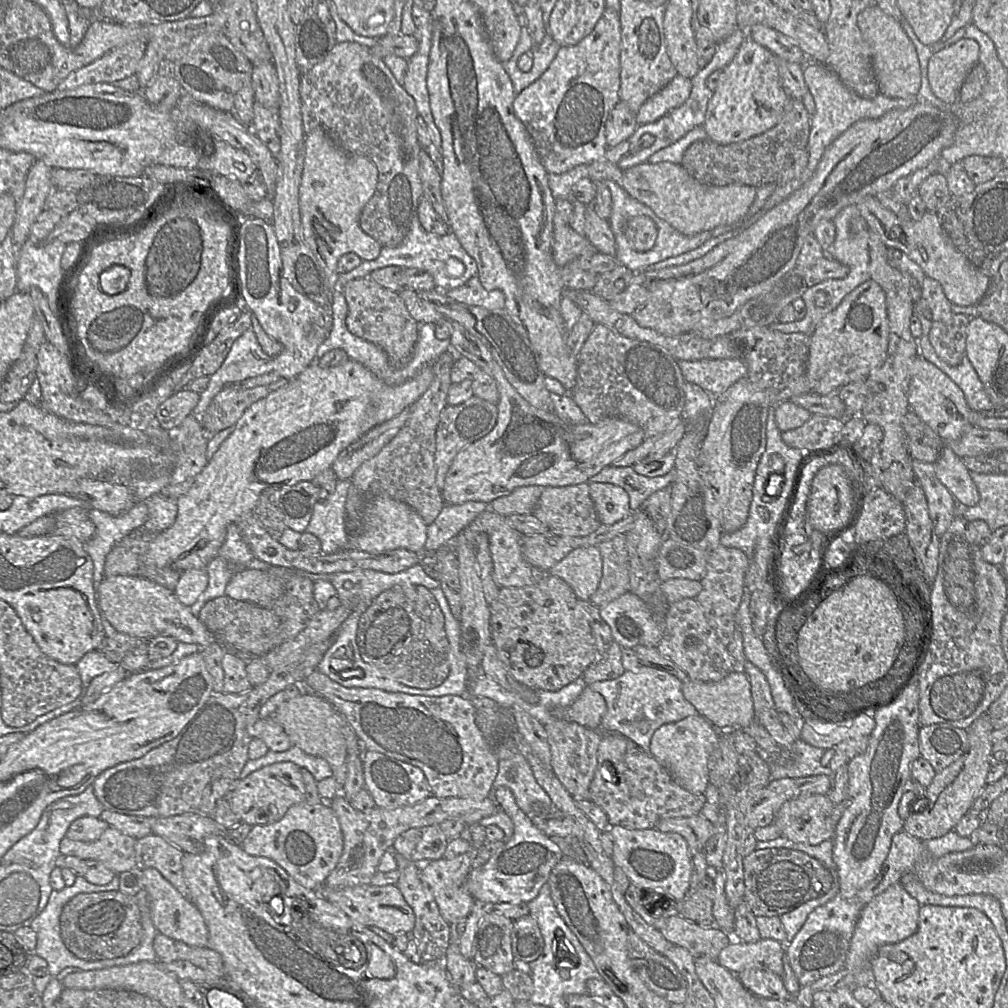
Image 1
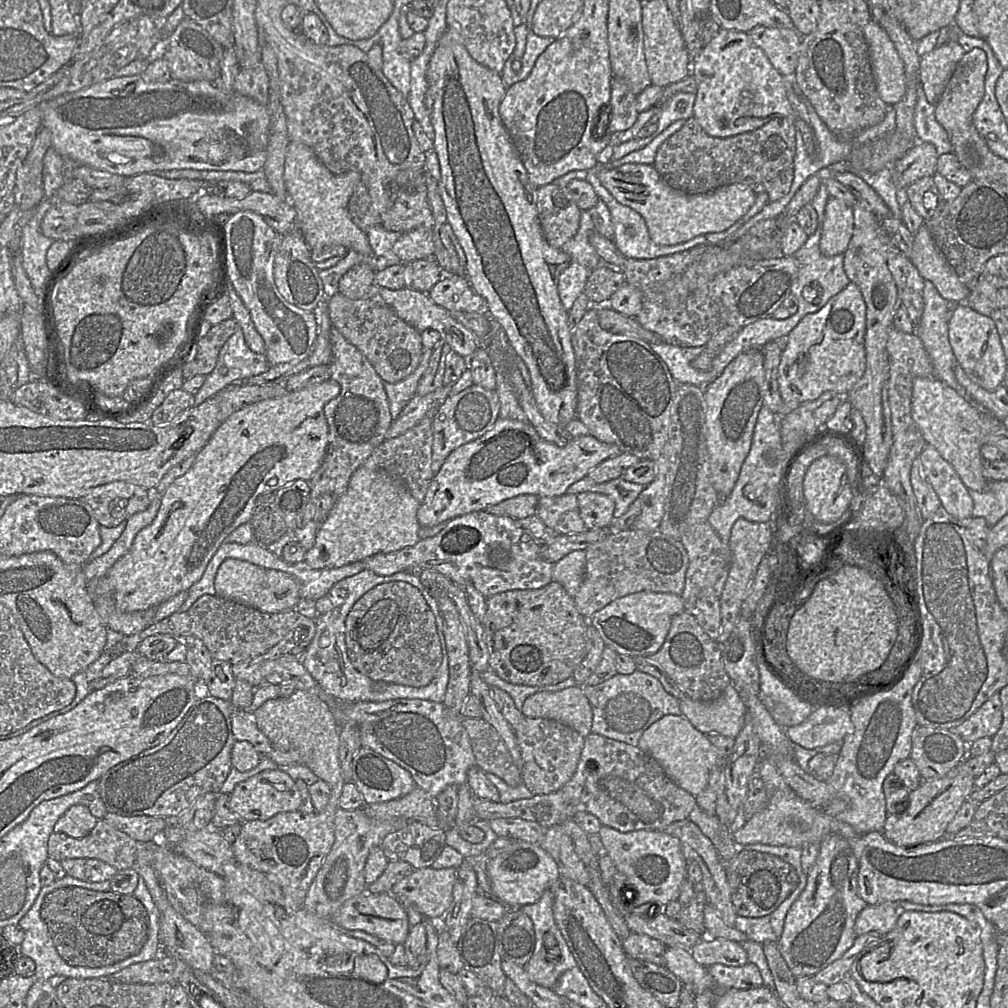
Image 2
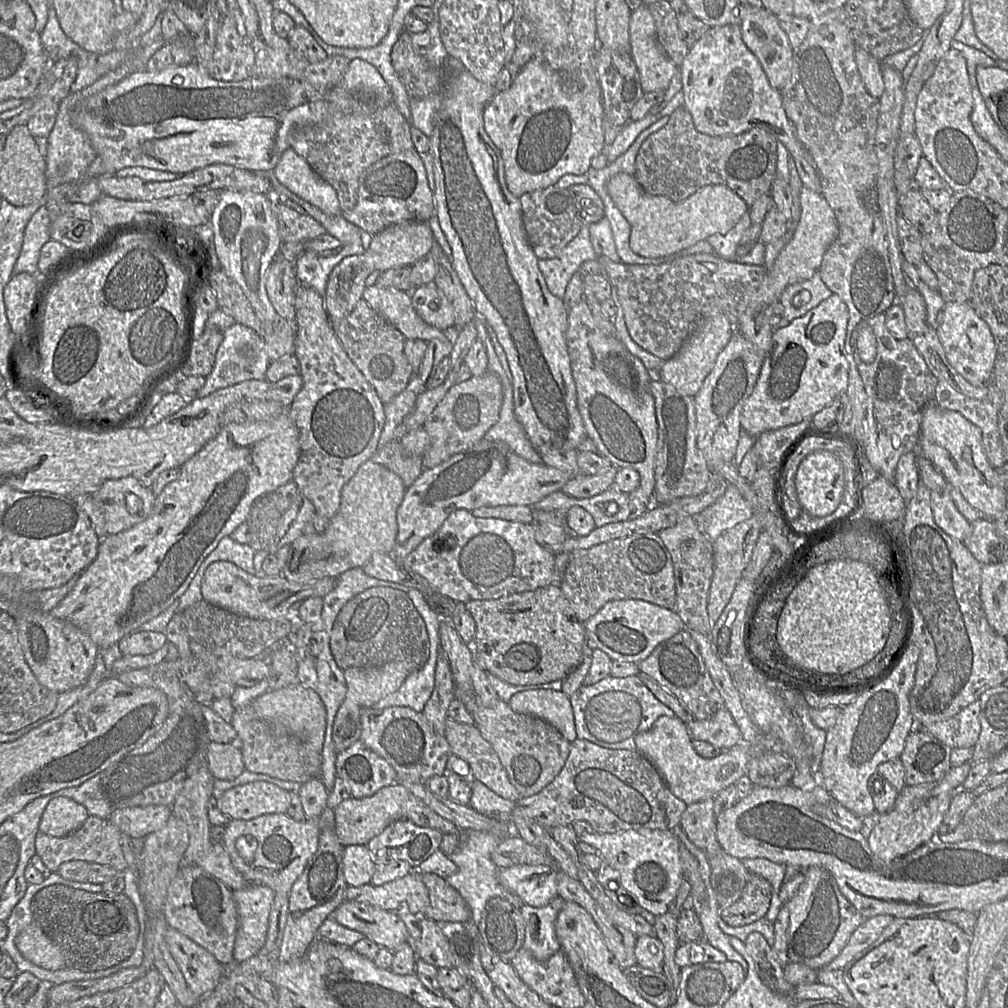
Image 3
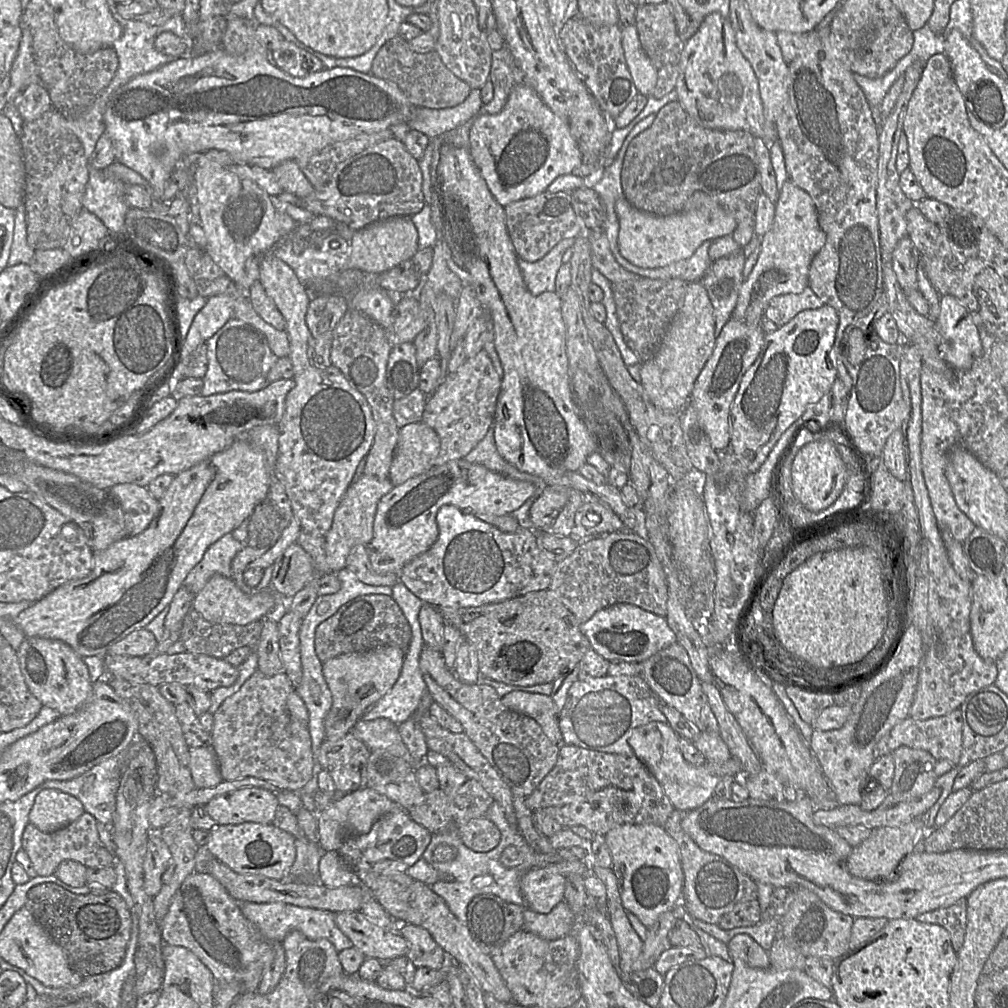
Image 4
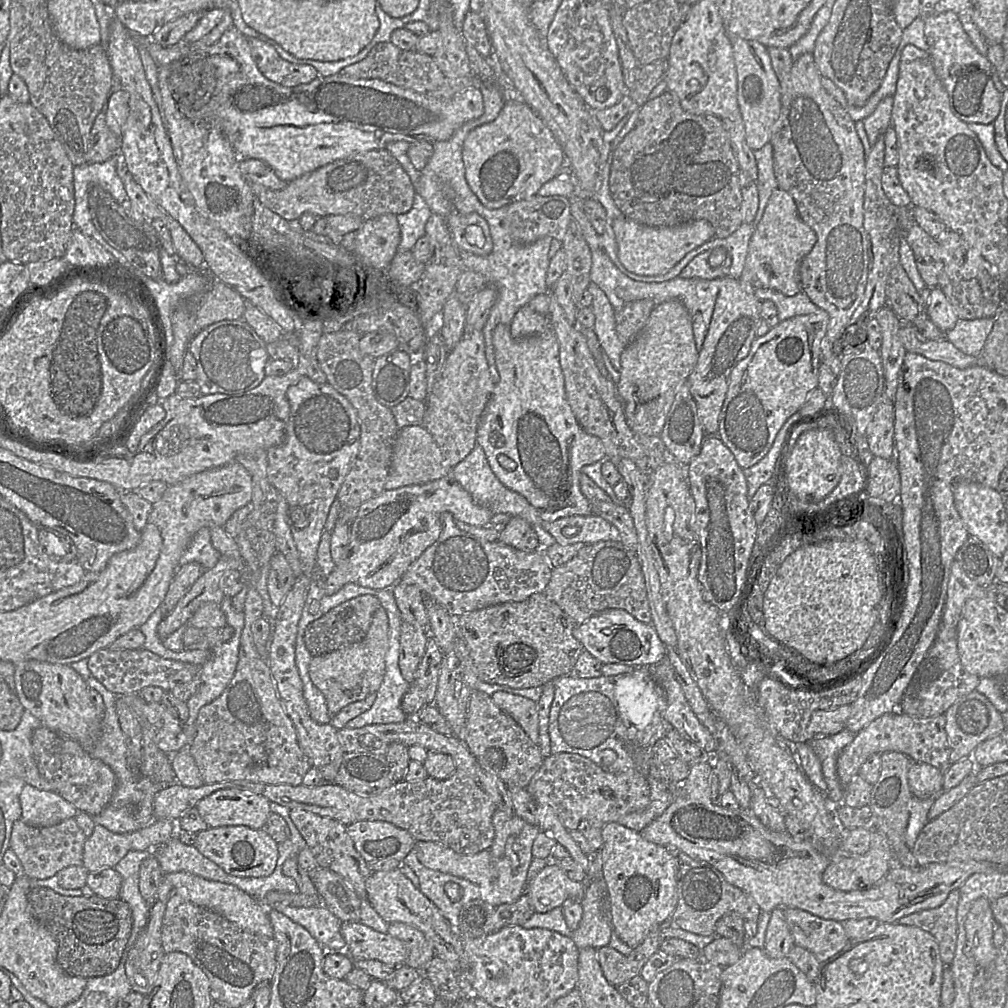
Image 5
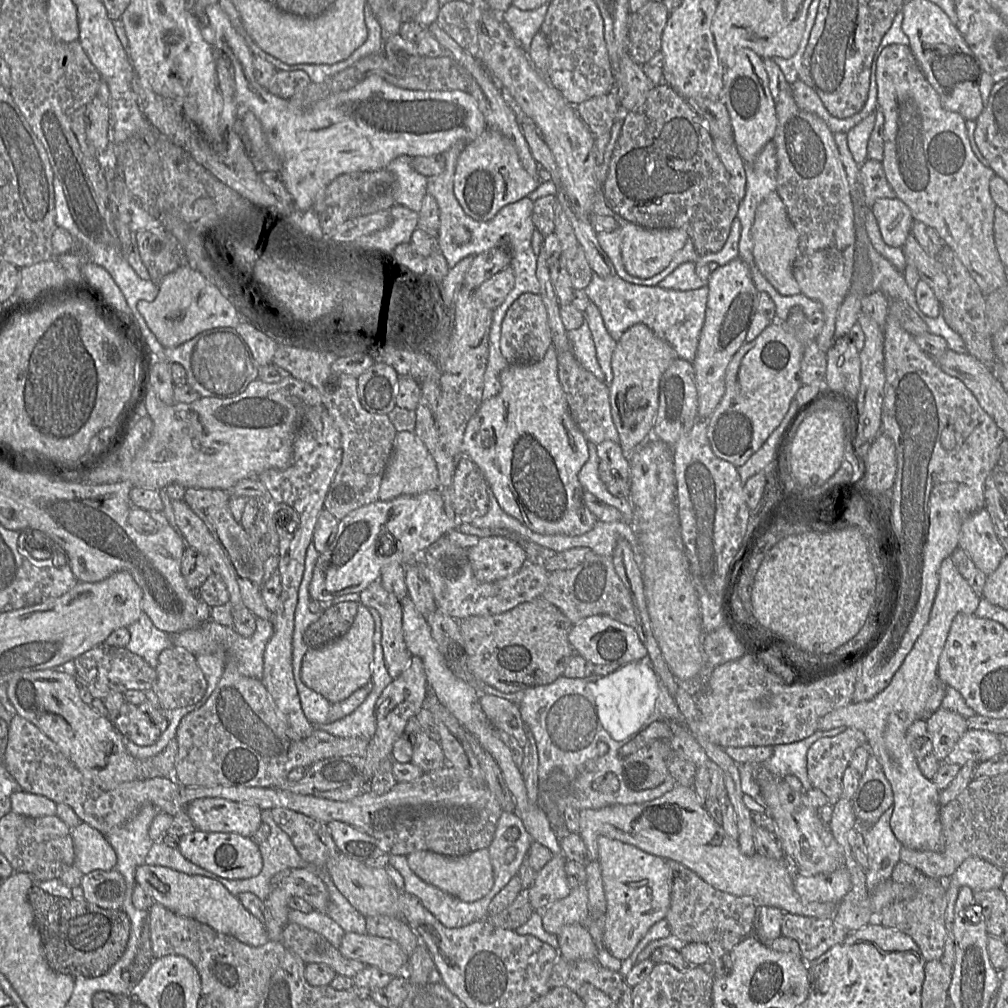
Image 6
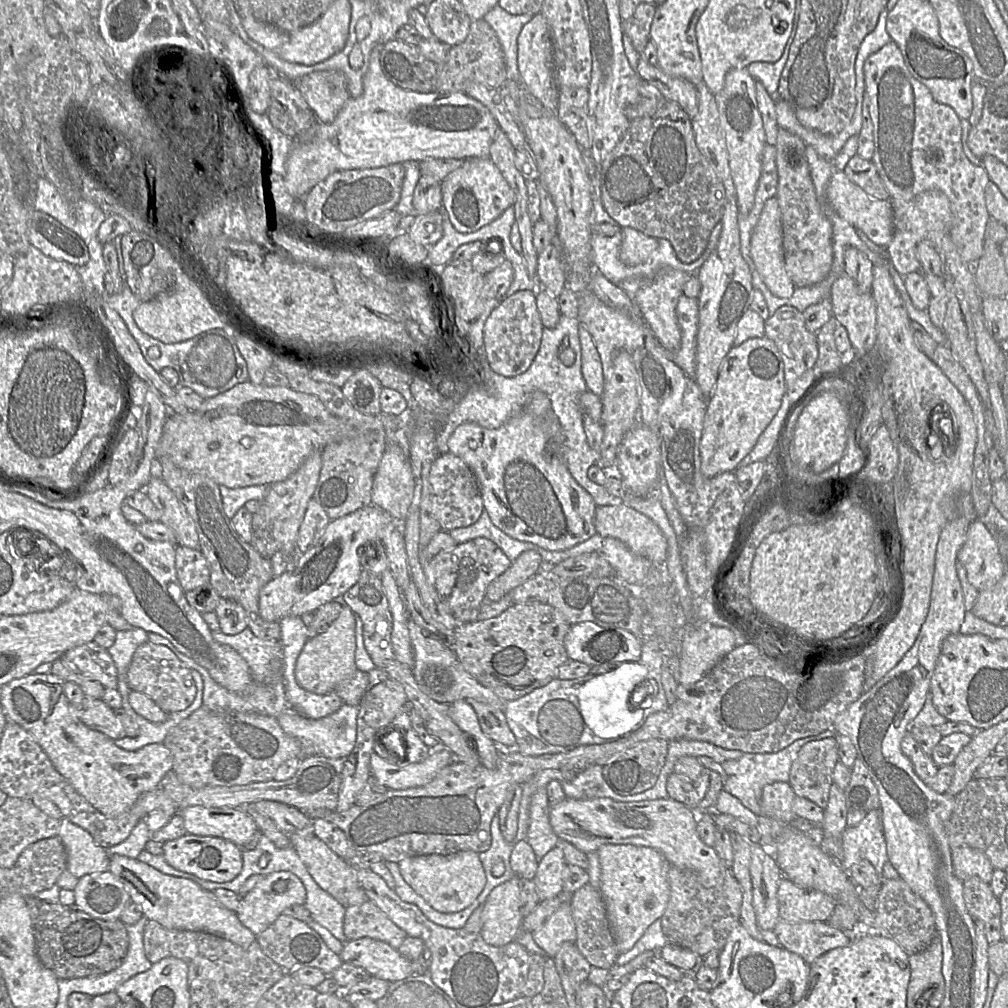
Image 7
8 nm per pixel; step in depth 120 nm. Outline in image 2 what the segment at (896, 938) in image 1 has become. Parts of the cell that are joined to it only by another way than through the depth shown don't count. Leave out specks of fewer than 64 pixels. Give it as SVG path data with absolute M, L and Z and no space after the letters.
M897 902L868 905L856 919L854 925L855 935L860 936L871 931L877 931L884 935L895 927L901 913L902 911Z

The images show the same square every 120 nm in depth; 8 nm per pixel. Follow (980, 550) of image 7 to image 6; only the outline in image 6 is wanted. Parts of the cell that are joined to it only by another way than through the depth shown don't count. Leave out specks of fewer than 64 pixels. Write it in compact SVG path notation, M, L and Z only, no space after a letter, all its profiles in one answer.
M986 508L980 509L964 520L958 547L965 550L975 566L987 576L997 569L1006 556Z

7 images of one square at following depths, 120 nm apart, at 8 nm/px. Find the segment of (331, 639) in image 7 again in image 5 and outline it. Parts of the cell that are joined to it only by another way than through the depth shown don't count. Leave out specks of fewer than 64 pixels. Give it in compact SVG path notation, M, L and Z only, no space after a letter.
M380 606L374 613L370 628L363 640L333 652L313 656L309 676L326 698L329 713L337 714L345 706L376 693L385 675L385 656L389 648L389 622Z

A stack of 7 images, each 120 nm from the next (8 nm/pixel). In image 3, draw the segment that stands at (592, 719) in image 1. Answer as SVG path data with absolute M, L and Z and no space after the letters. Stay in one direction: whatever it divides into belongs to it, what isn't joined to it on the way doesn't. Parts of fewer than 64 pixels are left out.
M553 689L521 691L513 695L508 704L517 713L549 722L568 741L578 739L570 696L563 691Z

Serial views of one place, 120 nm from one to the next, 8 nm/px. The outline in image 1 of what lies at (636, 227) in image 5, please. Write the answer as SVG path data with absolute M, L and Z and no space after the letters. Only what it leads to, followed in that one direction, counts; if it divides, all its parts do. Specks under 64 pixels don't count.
M605 158L588 165L595 183L611 180L631 197L648 206L655 215L685 235L711 231L717 226L734 226L743 220L756 197L756 188L744 184L712 186L700 183L680 165L671 162L641 163L621 169Z

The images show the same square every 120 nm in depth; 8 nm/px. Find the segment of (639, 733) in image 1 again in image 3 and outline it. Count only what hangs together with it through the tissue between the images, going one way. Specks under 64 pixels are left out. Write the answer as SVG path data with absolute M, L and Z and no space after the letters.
M609 675L595 684L583 684L570 696L570 701L574 712L577 738L588 740L608 749L636 751L635 738L639 733L650 729L660 716L675 716L669 707L655 697L639 675L631 675L623 678Z

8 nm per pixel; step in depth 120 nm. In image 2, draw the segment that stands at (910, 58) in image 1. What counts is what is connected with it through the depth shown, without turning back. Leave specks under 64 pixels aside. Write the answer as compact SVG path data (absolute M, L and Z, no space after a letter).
M871 19L864 26L869 59L880 98L889 106L906 92L904 64L885 29Z

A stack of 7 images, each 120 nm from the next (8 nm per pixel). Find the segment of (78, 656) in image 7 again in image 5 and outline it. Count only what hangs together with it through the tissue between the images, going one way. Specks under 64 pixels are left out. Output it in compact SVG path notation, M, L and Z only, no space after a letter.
M104 648L87 658L91 676L116 696L137 694L149 686L160 687L166 692L179 684L191 681L202 665L163 658L146 649L112 650Z

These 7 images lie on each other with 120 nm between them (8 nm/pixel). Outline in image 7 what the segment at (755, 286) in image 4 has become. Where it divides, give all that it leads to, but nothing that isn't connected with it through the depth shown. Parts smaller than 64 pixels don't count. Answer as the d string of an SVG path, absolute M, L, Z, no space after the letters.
M777 196L765 203L752 236L751 254L769 290L779 298L790 298L795 286L785 268L782 213Z

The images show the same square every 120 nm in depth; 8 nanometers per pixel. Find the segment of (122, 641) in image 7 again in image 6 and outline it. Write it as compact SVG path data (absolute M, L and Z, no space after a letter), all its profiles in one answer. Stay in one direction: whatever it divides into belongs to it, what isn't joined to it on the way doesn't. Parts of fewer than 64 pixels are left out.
M144 613L127 628L131 637L125 648L144 658L154 668L157 665L159 654L164 649L173 646L170 635L155 627Z

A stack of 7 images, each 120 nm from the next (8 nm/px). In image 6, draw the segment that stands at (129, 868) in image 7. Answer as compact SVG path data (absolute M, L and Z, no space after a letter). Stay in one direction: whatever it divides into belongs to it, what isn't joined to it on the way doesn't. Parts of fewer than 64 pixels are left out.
M145 863L136 869L135 881L136 885L139 885L154 900L154 903L161 904L178 915L207 924L244 944L259 947L270 940L264 924L241 904L237 896L216 880Z

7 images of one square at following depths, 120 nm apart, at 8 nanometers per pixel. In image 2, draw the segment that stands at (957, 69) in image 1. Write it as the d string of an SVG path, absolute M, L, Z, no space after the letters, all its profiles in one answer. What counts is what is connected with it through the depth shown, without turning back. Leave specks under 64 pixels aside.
M949 41L921 57L919 79L930 103L935 104L939 100L958 62L966 52L957 41Z

